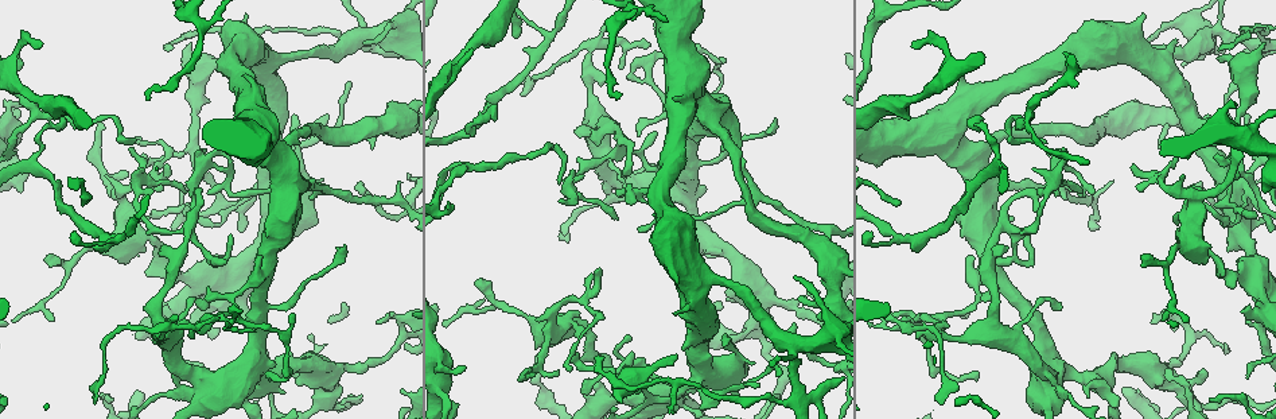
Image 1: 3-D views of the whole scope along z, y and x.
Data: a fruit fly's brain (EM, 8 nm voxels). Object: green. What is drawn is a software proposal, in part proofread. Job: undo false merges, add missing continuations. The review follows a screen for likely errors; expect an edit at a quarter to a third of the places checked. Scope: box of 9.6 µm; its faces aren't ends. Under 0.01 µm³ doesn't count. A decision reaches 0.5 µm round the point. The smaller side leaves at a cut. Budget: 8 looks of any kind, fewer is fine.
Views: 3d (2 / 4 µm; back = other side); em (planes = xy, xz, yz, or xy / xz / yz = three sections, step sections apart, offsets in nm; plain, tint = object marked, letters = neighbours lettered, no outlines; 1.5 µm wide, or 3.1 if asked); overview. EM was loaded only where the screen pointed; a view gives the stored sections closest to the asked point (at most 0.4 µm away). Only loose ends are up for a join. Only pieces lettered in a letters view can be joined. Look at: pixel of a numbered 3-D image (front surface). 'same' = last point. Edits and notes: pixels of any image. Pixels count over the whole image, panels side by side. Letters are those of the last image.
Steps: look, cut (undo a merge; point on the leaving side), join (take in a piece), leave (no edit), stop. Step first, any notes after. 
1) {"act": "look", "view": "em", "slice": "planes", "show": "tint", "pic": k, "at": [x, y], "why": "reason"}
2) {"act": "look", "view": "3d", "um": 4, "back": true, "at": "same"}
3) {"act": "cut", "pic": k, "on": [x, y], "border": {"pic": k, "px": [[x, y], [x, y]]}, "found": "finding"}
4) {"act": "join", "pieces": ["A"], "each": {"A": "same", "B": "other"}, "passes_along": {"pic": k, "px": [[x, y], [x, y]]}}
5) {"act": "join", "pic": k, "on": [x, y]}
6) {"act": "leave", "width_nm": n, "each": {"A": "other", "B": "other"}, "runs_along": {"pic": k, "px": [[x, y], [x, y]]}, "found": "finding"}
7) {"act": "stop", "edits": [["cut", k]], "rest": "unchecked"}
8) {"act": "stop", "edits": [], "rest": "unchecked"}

{"act": "look", "view": "3d", "um": 4, "pic": 1, "at": [473, 49]}

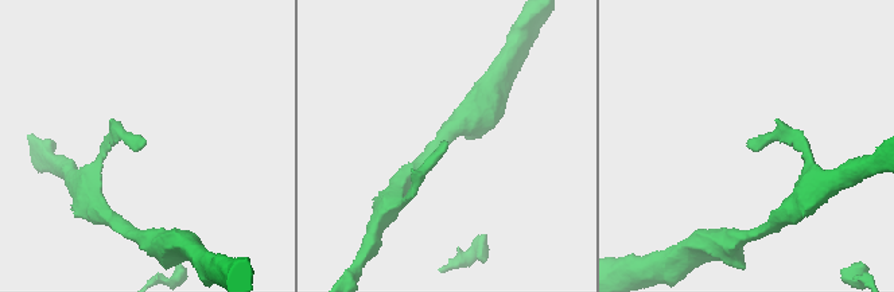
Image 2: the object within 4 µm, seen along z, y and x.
{"act": "look", "view": "em", "slice": "planes", "show": "letters", "pic": 2, "at": [447, 141]}

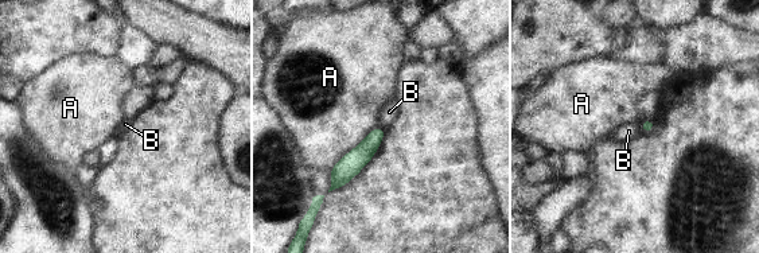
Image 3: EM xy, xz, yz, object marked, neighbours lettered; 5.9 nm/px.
{"act": "leave", "longest_contact_nm": ["A", 380], "each": {"A": "other", "B": "other"}, "runs_along": {"pic": 3, "px": [[381, 132], [341, 174], [334, 185]]}, "found": "none of them fits"}

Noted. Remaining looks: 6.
{"act": "look", "view": "em", "slice": "planes", "show": "letters", "pic": 1, "at": [345, 245], "why": "thin end"}

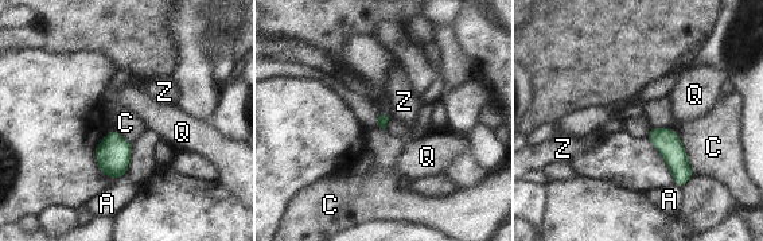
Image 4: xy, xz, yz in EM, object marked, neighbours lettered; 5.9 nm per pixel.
{"act": "leave", "each": {"A": "other", "C": "other", "Q": "other", "Z": "other"}, "border": {"pic": 4, "px": [[651, 127], [676, 132], [693, 171]]}, "found": "no lettered piece goes on from it"}

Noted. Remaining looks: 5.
{"act": "look", "view": "em", "slice": "xy", "step": 4, "show": "letters", "pic": 1, "at": [997, 294], "why": "a narrow waist"}

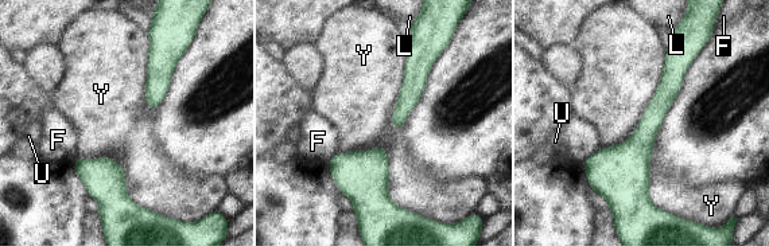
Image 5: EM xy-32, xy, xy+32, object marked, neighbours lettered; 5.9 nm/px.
{"act": "leave", "width_nm": 50, "each": {"F": "other", "L": "other", "U": "other", "Y": "other"}, "border": {"pic": 5, "px": [[601, 148], [582, 163]]}, "found": "one neuron here"}

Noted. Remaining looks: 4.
{"act": "stop", "edits": [], "rest": "unchecked"}

